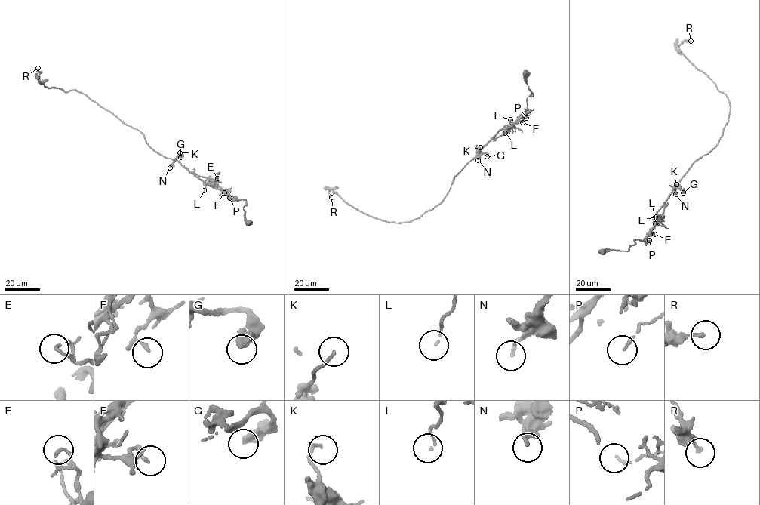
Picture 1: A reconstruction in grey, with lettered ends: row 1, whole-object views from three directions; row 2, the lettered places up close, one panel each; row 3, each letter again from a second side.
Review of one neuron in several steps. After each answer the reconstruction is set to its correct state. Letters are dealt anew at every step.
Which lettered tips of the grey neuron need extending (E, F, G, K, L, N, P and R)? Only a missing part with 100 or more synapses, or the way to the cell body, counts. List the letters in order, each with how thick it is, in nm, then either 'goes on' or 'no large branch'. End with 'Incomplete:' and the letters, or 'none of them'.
E: 160 nm thick; no large branch
F: 110 nm thick; no large branch
G: 400 nm thick; no large branch
K: 100 nm thick; no large branch
L: 100 nm thick; no large branch
N: 200 nm thick; no large branch
P: 140 nm thick; no large branch
R: 150 nm thick; no large branch
Incomplete: none of them

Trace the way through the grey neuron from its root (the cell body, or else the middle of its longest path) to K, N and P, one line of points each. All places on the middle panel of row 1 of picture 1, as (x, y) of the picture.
K: (526, 73), (524, 80), (533, 96), (527, 97), (523, 116), (499, 130), (478, 151), (480, 147)
N: (526, 73), (524, 80), (533, 96), (527, 97), (527, 109), (518, 121), (505, 126), (479, 149), (478, 160)
P: (526, 73), (524, 80), (533, 96), (527, 97), (527, 109), (519, 118), (529, 112), (526, 118)

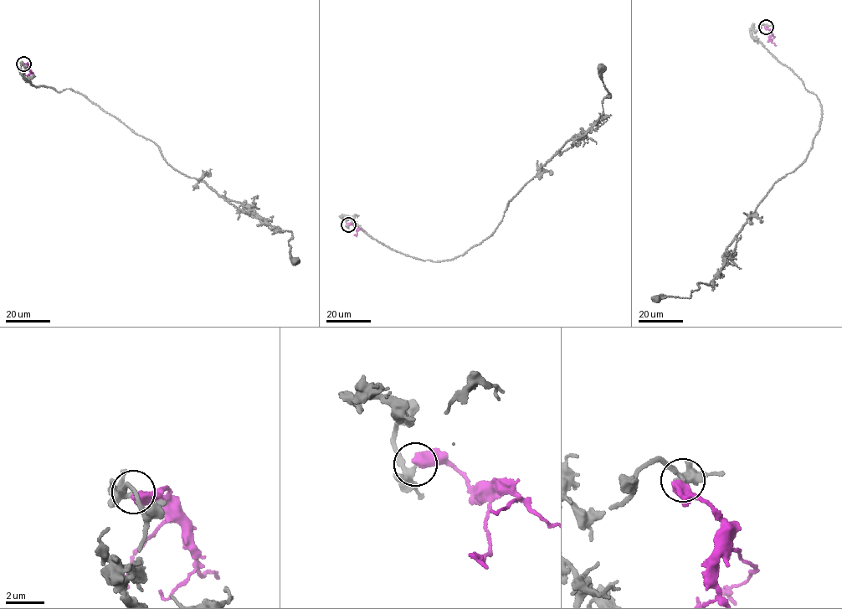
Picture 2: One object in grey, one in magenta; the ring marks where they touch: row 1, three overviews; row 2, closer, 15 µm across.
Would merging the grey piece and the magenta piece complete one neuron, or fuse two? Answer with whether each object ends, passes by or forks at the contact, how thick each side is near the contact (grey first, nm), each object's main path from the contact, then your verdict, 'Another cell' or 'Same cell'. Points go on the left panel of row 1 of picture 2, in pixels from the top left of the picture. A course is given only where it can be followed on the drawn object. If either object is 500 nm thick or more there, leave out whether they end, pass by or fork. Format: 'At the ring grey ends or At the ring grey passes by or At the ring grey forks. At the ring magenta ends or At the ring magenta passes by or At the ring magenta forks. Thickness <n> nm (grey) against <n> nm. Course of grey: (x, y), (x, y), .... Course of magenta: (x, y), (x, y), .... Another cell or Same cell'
Thickness 200 nm (grey) against 600 nm. Course of grey: (23, 64), (30, 84), (80, 93), (152, 141), (175, 169), (267, 226), (291, 232), (296, 260). Course of magenta: (23, 64), (28, 64), (28, 66), (22, 75). Another cell

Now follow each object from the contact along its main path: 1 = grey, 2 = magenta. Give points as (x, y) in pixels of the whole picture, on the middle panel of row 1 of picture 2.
1: (348, 224), (344, 216), (424, 260), (464, 254), (565, 142), (597, 122), (610, 97), (602, 67)
2: (348, 224), (356, 227), (356, 236)

